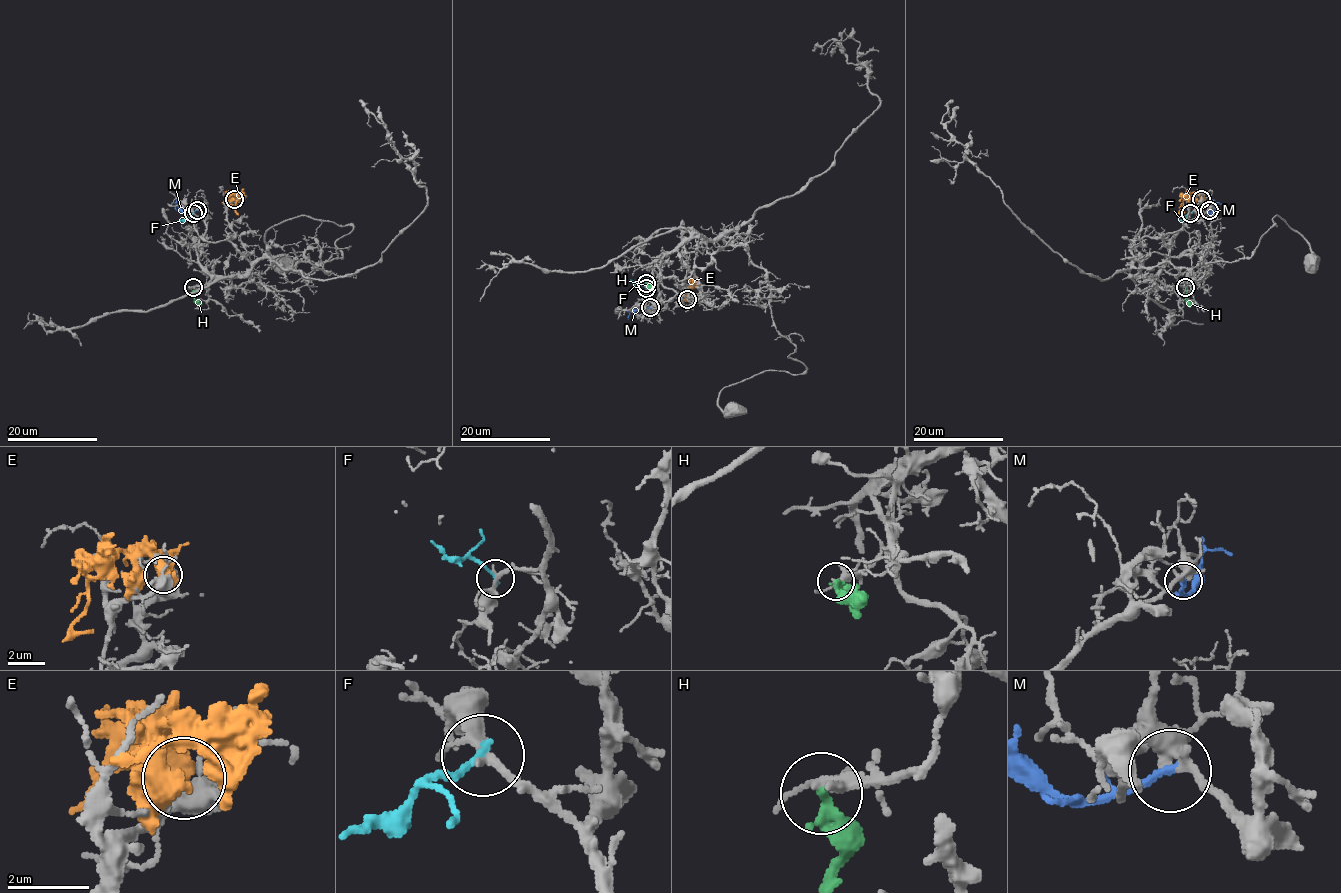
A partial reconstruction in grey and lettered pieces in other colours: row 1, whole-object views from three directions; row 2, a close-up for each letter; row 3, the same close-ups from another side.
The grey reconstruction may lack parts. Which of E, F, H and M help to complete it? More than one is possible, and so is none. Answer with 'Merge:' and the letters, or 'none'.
Merge: M

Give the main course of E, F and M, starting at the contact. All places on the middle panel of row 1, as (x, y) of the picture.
E: (687, 300), (685, 295), (691, 284), (688, 280), (691, 275)
F: (646, 288), (630, 279)
M: (650, 307), (629, 312), (628, 319)

